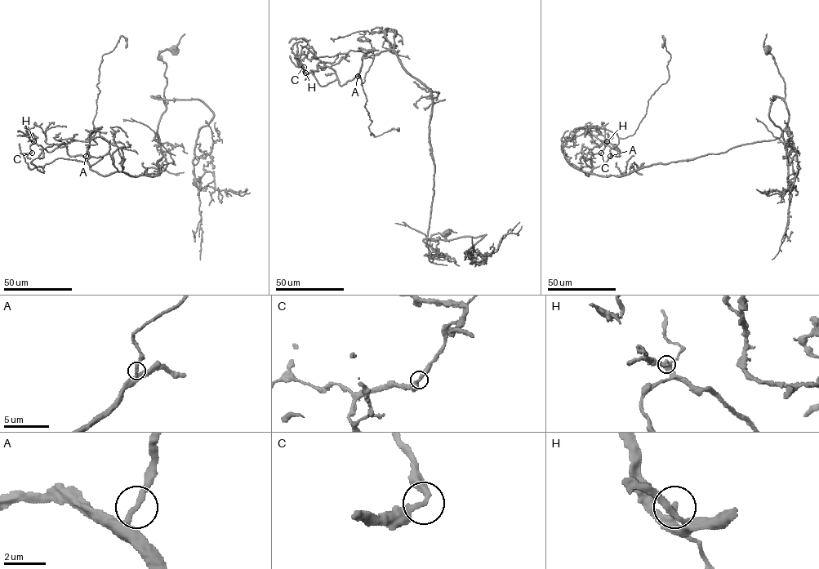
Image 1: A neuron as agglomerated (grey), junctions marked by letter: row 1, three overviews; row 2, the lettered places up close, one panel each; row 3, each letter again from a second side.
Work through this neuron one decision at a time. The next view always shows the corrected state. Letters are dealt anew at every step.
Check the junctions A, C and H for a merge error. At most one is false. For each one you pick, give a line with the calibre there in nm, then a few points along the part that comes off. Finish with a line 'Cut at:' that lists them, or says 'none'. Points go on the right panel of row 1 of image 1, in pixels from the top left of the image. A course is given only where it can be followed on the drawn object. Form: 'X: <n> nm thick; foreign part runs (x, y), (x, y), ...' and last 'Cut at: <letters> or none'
Cut at: none

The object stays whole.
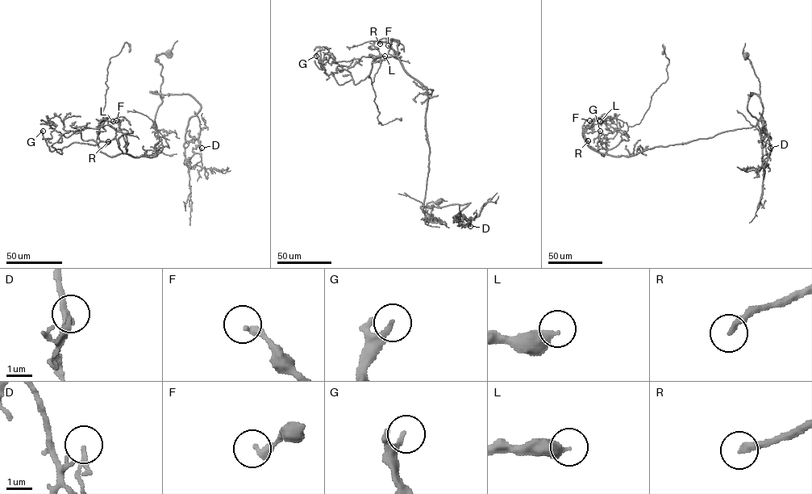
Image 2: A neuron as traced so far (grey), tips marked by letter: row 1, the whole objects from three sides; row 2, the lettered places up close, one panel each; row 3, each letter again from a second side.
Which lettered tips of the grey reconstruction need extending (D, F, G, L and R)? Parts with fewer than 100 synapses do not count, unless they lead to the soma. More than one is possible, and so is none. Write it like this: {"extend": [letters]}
{"extend": ["R"]}

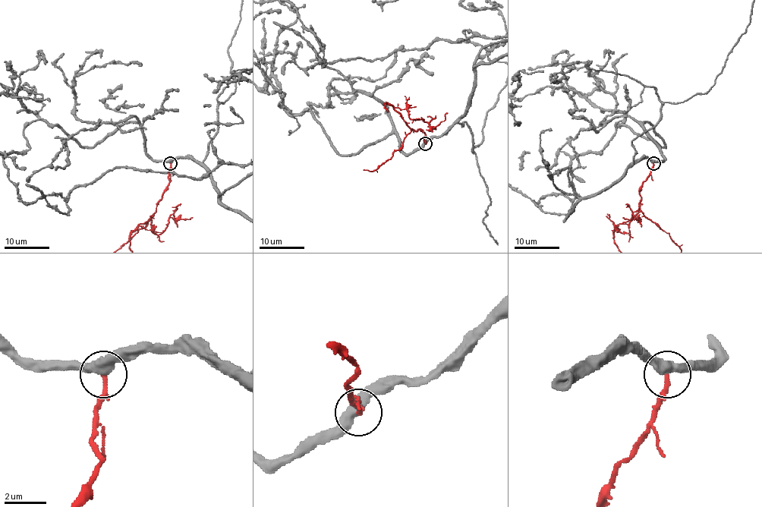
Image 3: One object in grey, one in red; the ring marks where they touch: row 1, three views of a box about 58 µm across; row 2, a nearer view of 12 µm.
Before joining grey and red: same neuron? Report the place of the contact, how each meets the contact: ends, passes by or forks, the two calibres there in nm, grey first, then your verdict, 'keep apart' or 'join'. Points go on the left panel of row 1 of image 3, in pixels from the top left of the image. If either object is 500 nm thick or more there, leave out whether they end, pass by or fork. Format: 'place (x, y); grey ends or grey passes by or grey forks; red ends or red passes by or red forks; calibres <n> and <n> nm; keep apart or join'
place (170, 163); grey passes by; red ends; calibres 460 and 190 nm; keep apart

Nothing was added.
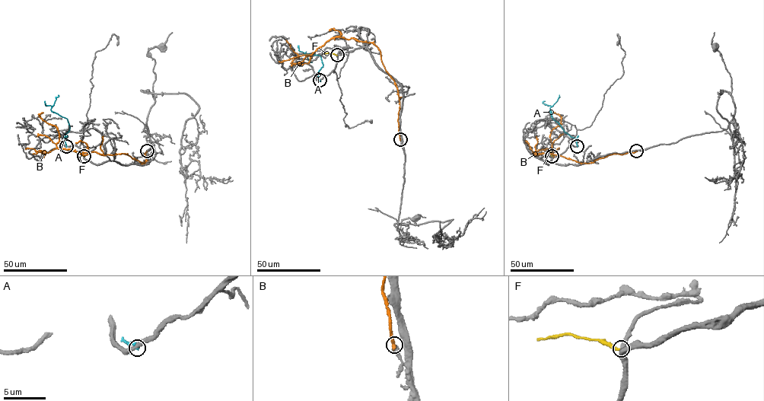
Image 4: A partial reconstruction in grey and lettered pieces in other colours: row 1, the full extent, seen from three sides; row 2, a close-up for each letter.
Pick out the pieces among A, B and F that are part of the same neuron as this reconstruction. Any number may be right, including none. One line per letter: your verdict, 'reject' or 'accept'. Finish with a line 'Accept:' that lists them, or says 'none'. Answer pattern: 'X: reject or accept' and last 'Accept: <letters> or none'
A: reject
B: reject
F: reject
Accept: none

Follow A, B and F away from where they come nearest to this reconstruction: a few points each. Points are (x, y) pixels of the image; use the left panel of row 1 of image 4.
A: (66, 146), (64, 138), (69, 130), (68, 119), (51, 109), (58, 95)
B: (147, 151), (142, 163), (127, 154), (86, 154), (58, 148), (58, 132), (39, 117), (43, 112)
F: (84, 156), (71, 149)

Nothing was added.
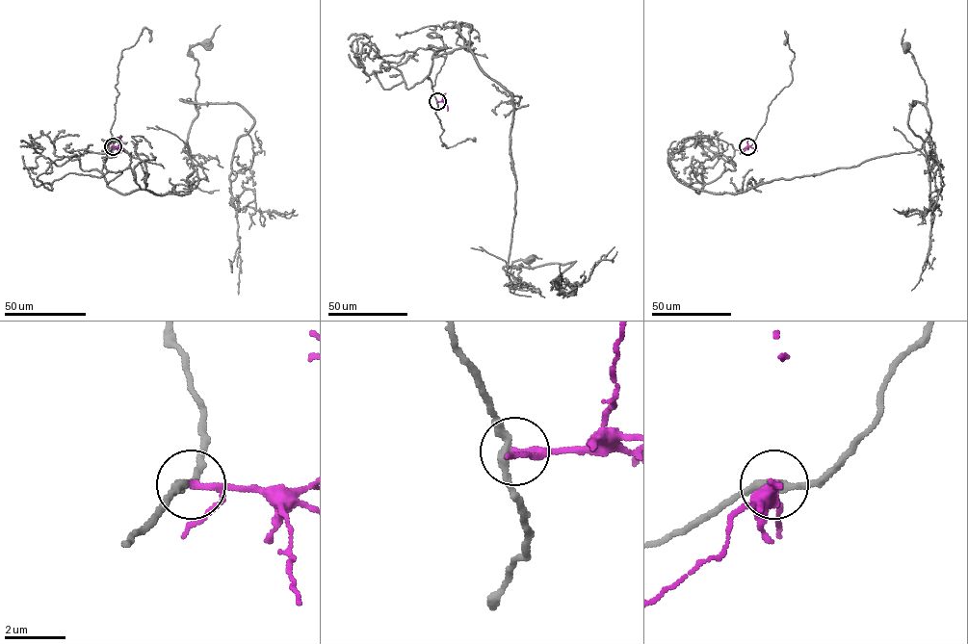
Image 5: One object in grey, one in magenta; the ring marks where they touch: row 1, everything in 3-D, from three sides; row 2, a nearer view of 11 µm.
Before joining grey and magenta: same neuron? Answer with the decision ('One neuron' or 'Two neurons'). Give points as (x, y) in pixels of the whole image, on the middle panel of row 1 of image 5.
Two neurons

